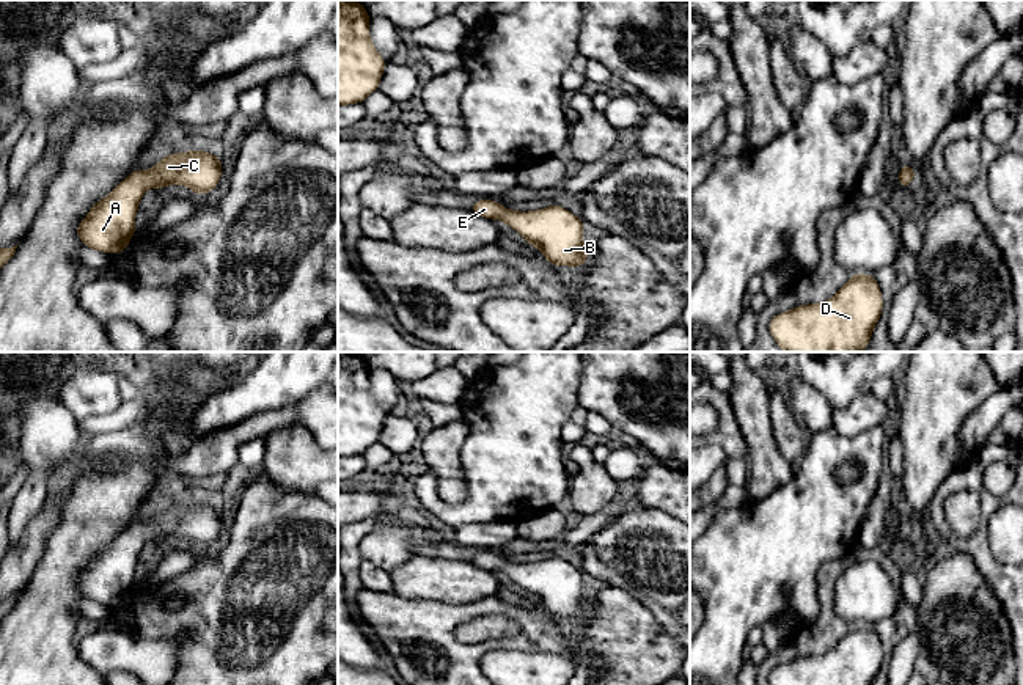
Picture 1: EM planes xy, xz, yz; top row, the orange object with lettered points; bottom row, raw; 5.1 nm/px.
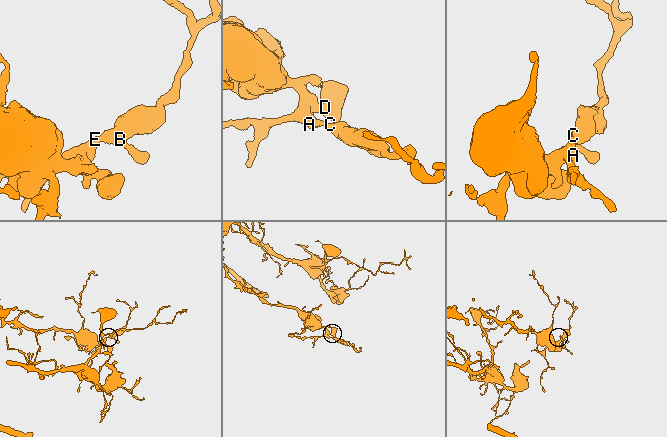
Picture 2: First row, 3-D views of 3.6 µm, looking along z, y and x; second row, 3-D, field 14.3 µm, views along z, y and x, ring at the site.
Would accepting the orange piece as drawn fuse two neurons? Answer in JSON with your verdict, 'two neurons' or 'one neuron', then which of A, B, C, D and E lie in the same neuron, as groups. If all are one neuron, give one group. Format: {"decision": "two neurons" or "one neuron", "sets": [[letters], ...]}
{"decision": "one neuron", "sets": [["A", "B", "C", "D", "E"]]}

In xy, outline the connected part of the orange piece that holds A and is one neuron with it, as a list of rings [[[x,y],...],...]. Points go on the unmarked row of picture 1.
[[[206,503],[168,506],[149,523],[134,522],[104,551],[91,558],[77,577],[77,589],[88,600],[118,606],[135,588],[135,566],[143,545],[168,536],[189,539],[193,547],[204,547],[218,539],[222,512]]]

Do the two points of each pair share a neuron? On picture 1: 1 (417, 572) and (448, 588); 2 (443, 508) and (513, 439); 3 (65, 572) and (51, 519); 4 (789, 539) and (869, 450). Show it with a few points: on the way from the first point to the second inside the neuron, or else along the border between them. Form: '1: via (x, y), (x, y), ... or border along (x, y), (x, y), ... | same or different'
1: via (425, 578), (440, 580) | same
2: via (465, 508), (511, 461) | same
3: border along (63, 498), (58, 520), (38, 561) | different
4: via (816, 519), (838, 509), (869, 476) | same

